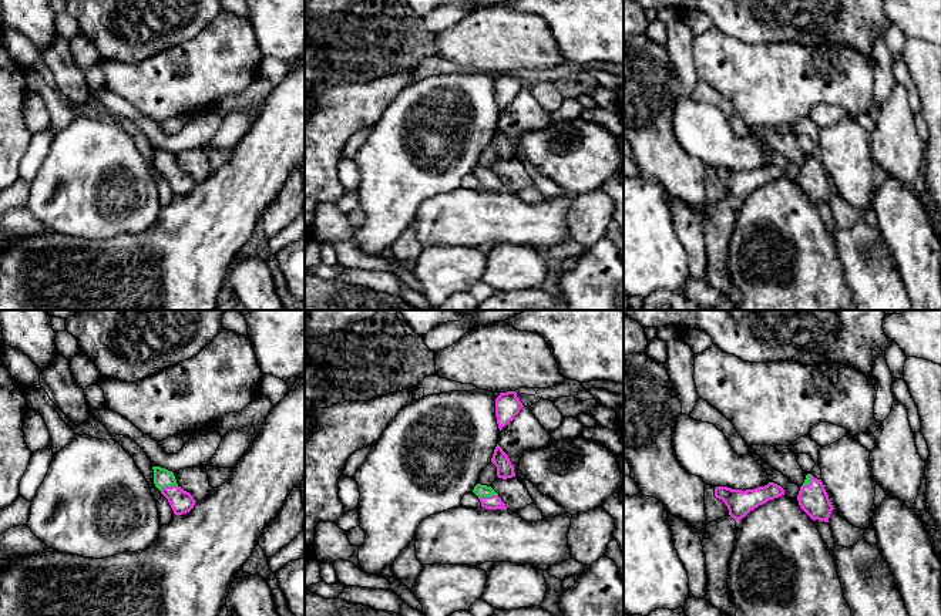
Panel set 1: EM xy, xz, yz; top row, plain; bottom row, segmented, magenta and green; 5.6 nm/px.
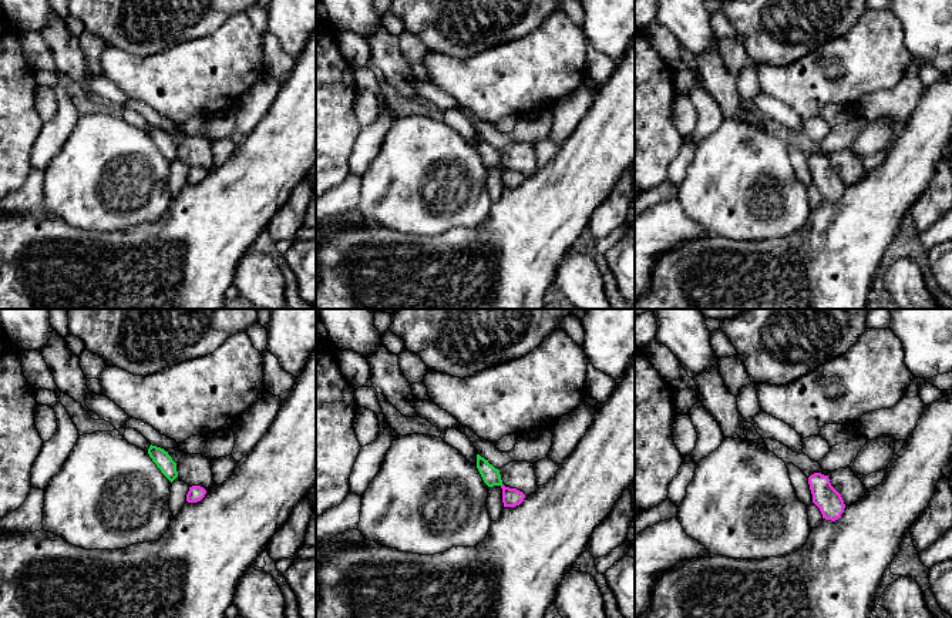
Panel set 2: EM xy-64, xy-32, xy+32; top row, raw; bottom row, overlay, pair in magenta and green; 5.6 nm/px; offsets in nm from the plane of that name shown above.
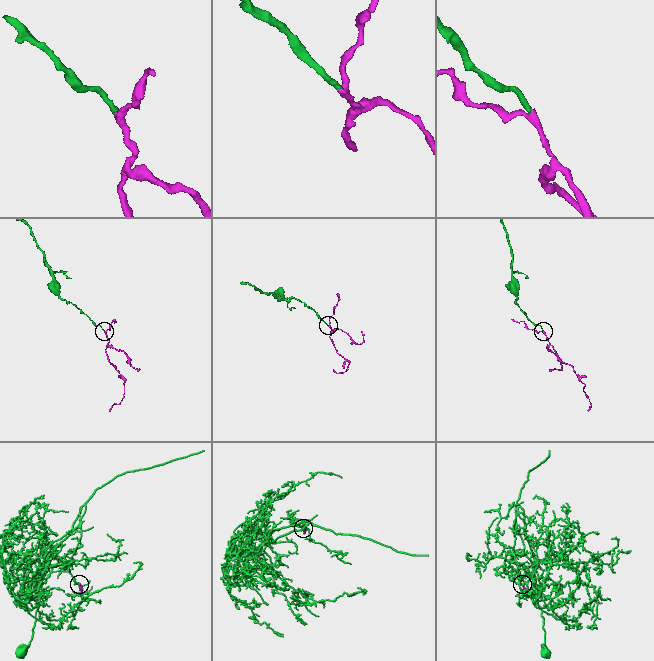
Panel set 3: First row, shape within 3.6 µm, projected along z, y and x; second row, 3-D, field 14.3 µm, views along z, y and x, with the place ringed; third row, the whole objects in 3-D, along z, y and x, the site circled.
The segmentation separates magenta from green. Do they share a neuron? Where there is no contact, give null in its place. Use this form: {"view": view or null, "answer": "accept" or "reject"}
{"view": "xz", "answer": "accept"}

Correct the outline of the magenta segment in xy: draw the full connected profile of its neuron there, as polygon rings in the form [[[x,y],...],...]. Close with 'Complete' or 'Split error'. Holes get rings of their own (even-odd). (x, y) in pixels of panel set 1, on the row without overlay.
[[[152,148],[154,151],[154,165],[161,172],[161,175],[168,181],[175,196],[182,196],[189,193],[194,186],[194,178],[184,172],[175,161],[172,152],[161,148]]]. Split error

